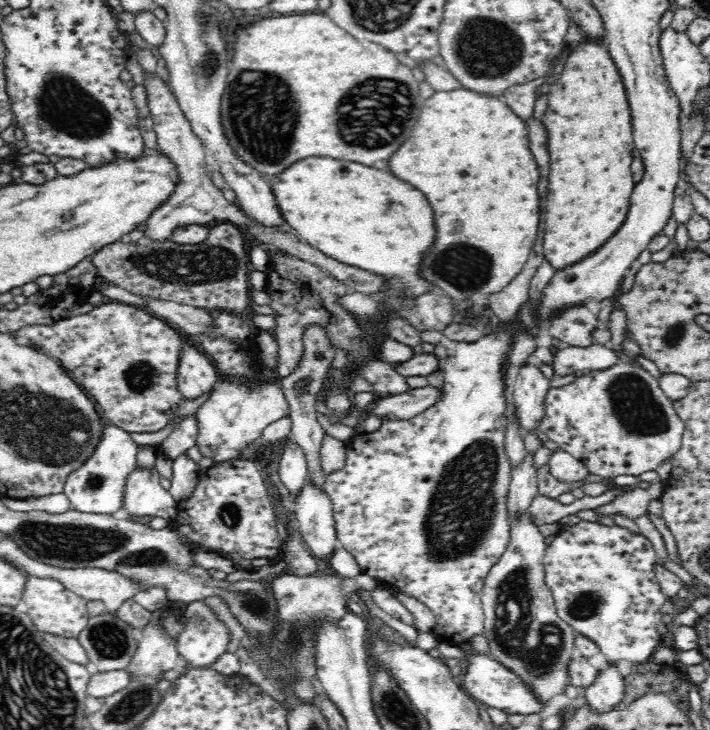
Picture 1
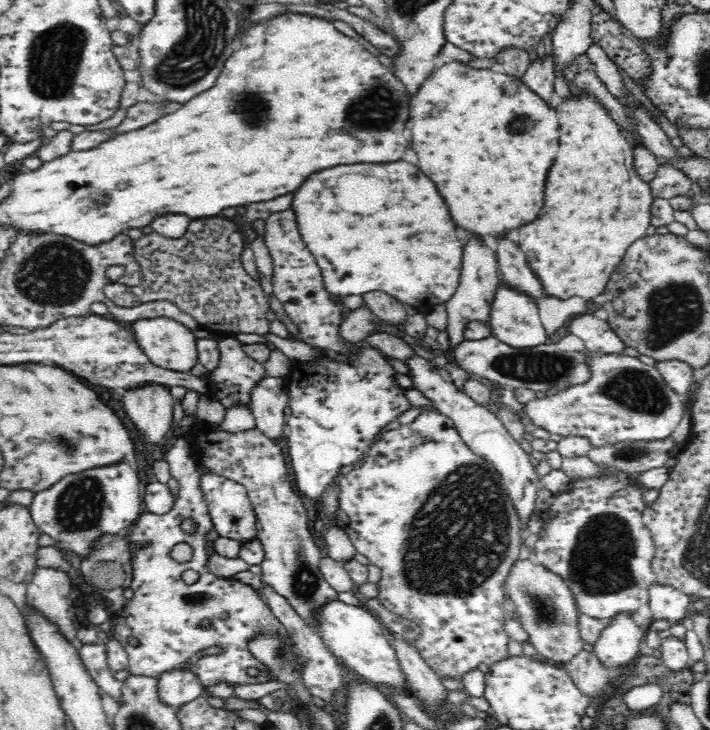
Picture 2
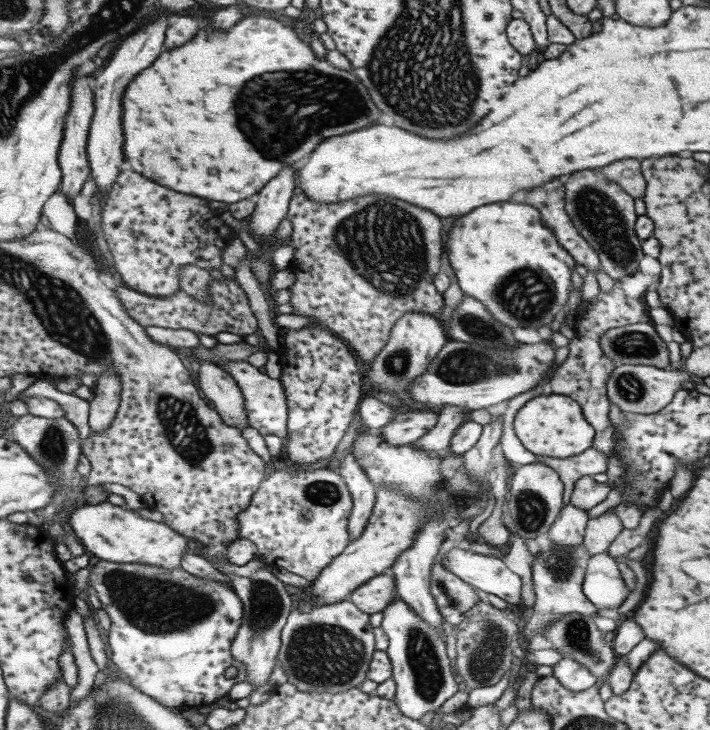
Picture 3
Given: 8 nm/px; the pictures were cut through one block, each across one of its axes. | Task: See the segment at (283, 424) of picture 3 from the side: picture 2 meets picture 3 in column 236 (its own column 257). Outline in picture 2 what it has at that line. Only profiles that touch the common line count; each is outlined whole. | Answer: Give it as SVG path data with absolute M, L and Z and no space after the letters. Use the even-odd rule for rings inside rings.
M235 338L218 339L219 363L211 372L212 385L207 394L229 407L246 401L249 404L250 390L268 374L262 363L254 361L245 351L245 344Z

